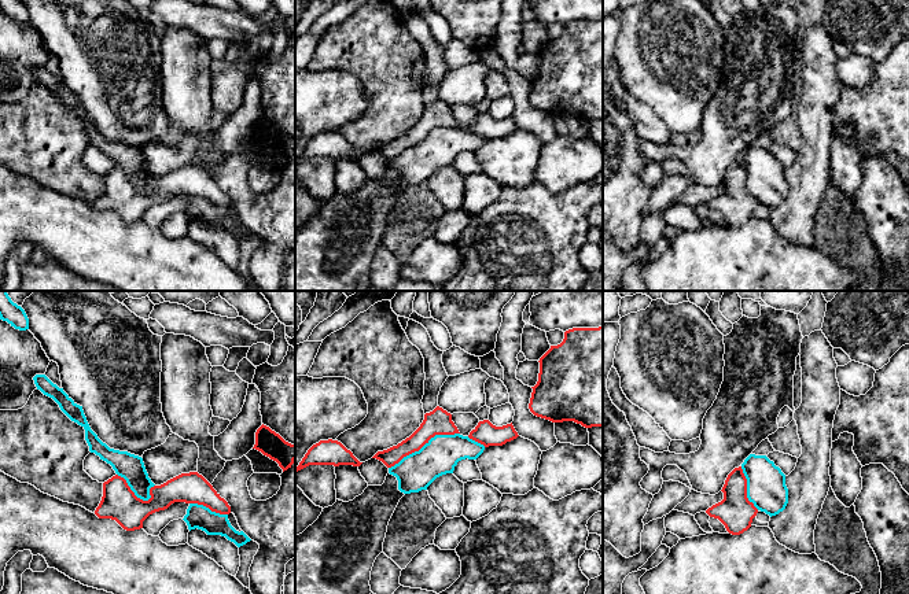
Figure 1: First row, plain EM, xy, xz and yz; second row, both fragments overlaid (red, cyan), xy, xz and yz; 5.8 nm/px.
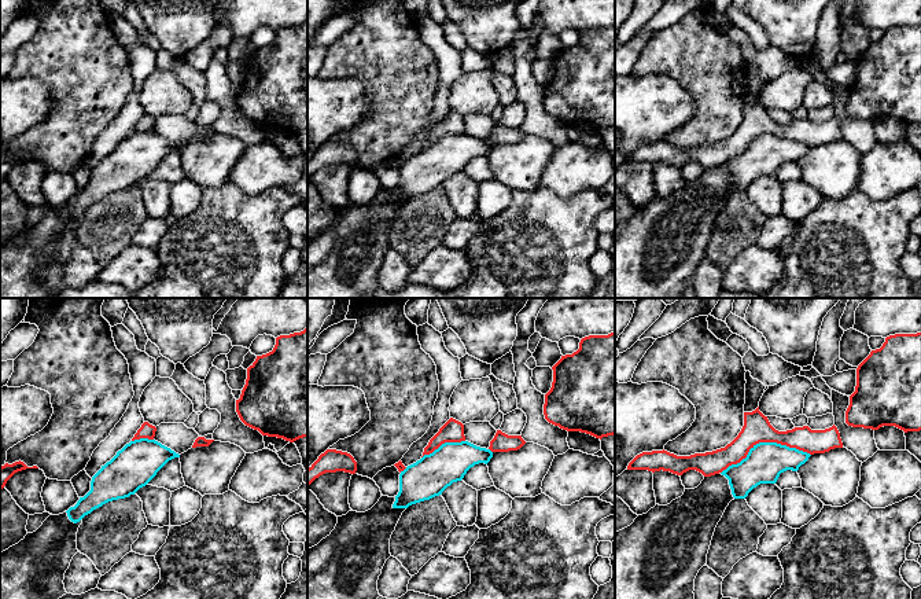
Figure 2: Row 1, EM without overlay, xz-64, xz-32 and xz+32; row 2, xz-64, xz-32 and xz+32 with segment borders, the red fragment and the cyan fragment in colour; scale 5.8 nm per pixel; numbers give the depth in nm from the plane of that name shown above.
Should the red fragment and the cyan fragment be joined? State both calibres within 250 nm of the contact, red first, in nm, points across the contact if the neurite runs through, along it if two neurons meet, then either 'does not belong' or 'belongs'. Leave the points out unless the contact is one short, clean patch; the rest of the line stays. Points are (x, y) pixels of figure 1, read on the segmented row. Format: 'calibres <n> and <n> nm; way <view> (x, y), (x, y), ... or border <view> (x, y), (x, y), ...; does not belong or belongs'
calibres 150 and 220 nm; does not belong

